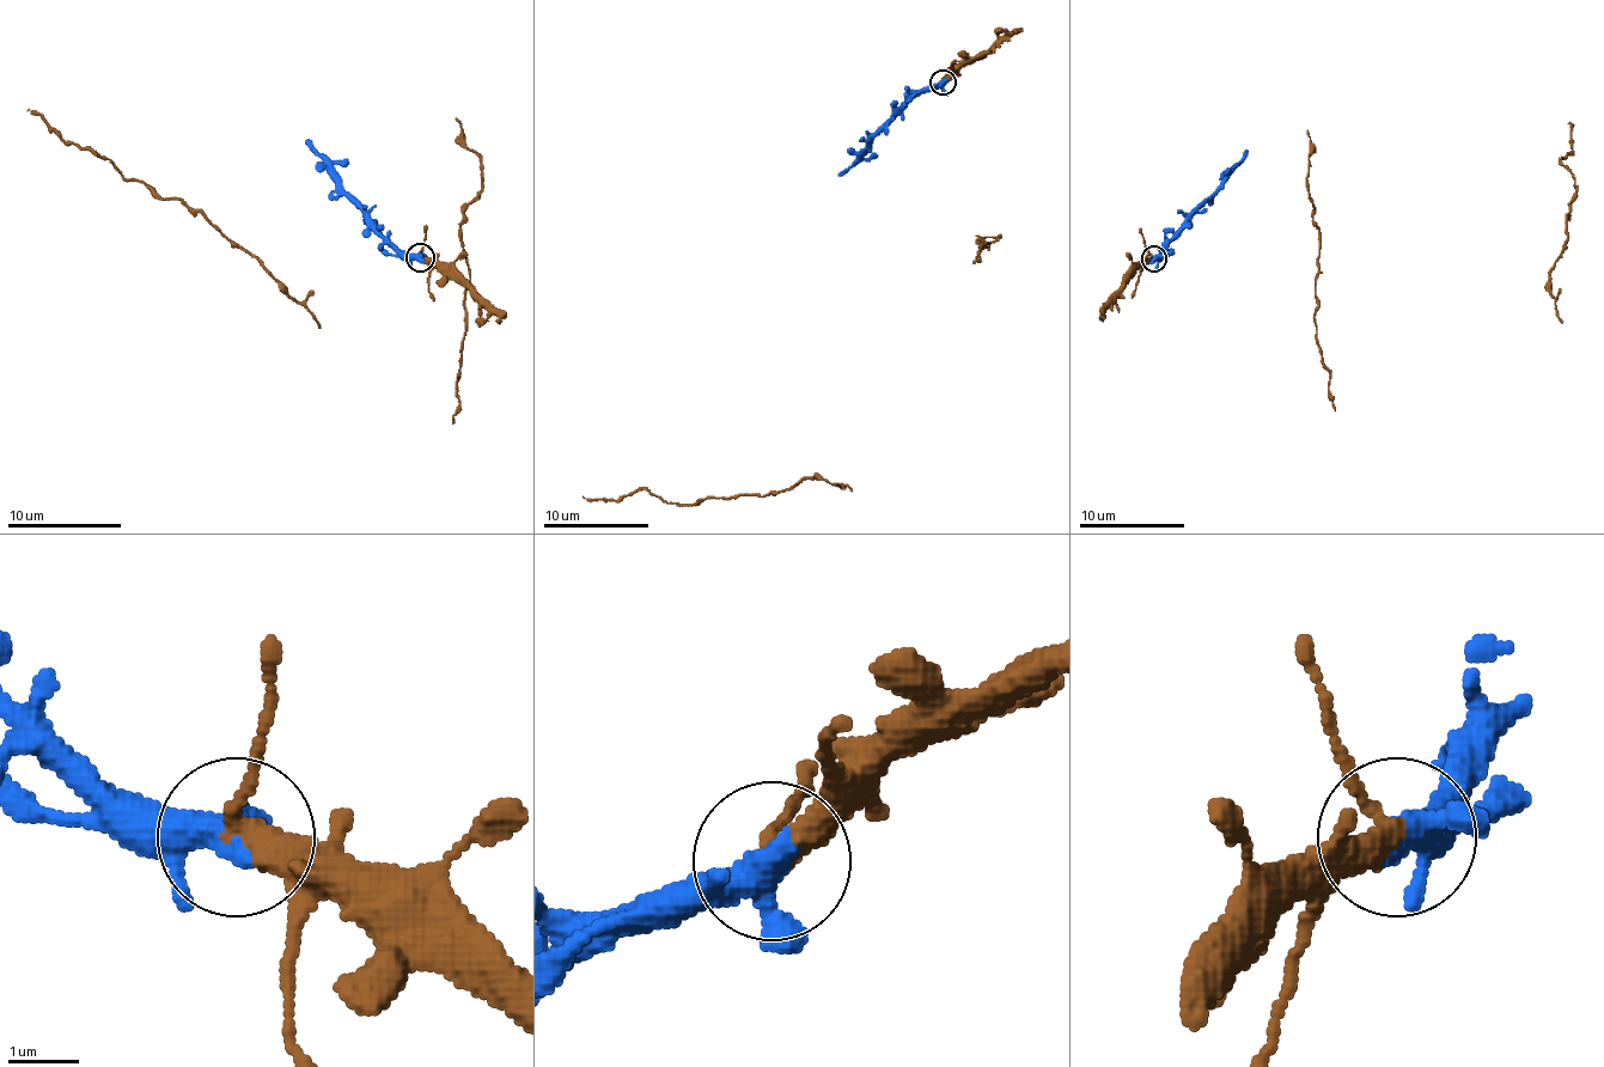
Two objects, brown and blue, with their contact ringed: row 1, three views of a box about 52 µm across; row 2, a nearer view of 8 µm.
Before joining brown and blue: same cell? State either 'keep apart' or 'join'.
join

